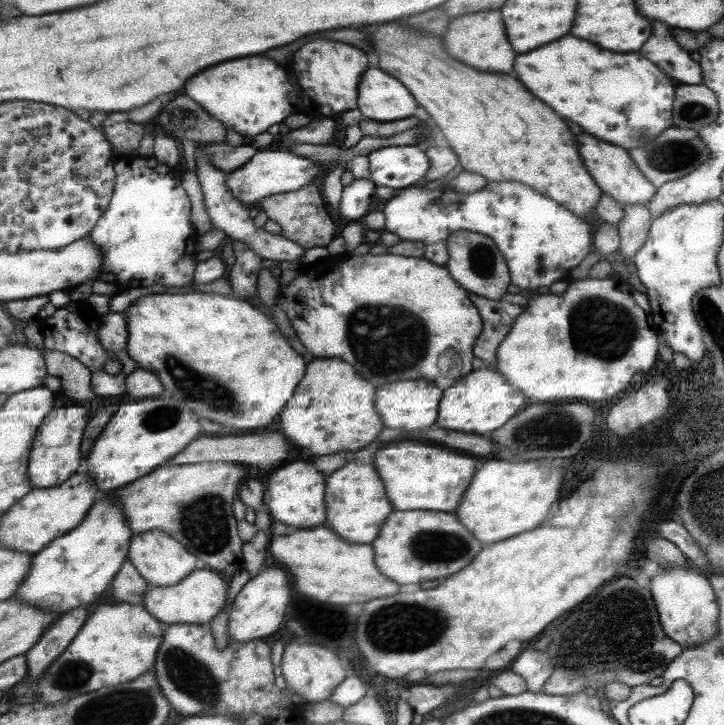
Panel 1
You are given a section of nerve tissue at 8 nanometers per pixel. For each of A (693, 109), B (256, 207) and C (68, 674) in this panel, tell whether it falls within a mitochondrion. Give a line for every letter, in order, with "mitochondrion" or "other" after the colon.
A: mitochondrion
B: other
C: mitochondrion

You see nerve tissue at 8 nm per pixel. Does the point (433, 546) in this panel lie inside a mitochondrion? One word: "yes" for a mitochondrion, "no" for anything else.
yes

